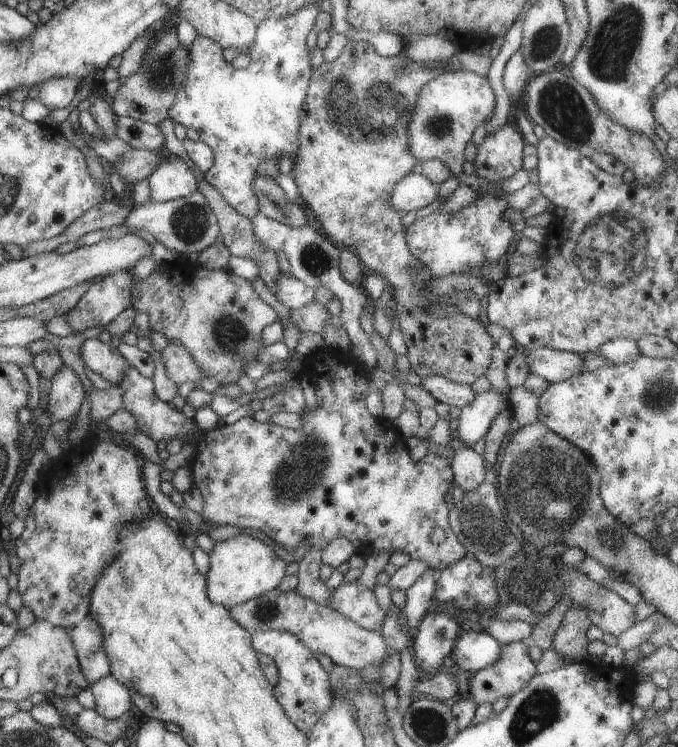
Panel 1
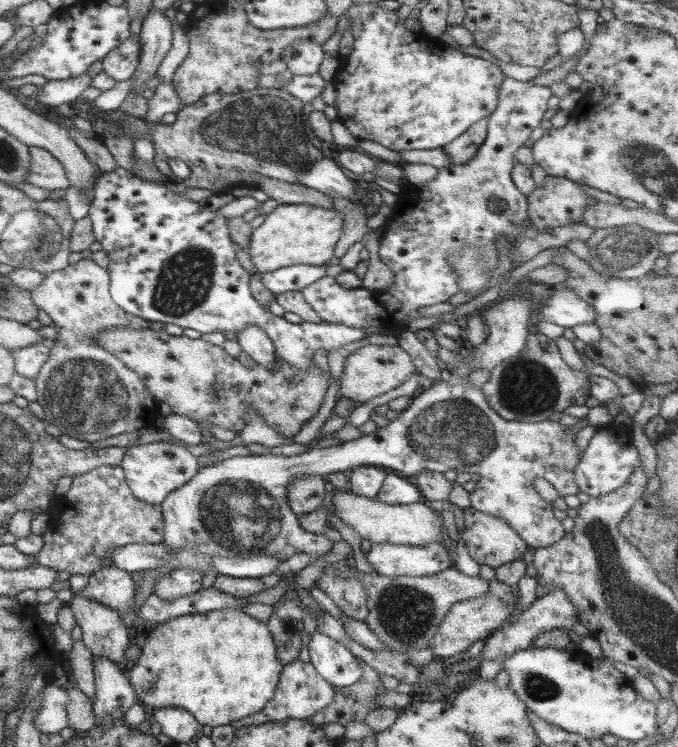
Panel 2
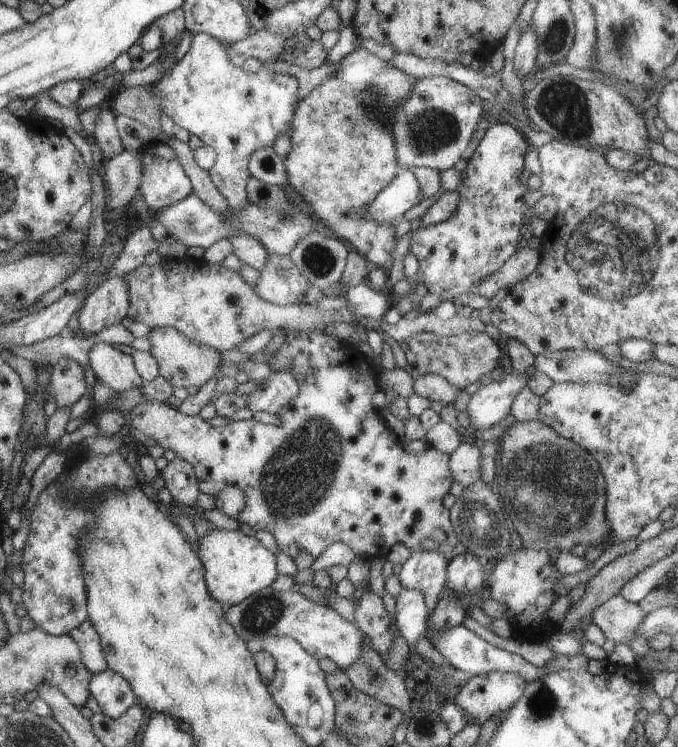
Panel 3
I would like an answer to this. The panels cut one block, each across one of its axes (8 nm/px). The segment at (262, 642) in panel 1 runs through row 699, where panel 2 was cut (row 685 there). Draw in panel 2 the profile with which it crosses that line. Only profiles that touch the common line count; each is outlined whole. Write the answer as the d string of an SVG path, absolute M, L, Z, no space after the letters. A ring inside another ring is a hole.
M294 659L293 662L282 667L273 698L265 704L262 712L271 722L287 719L308 720L310 716L327 706L327 703L331 703L333 695L334 686L319 677L311 663Z

